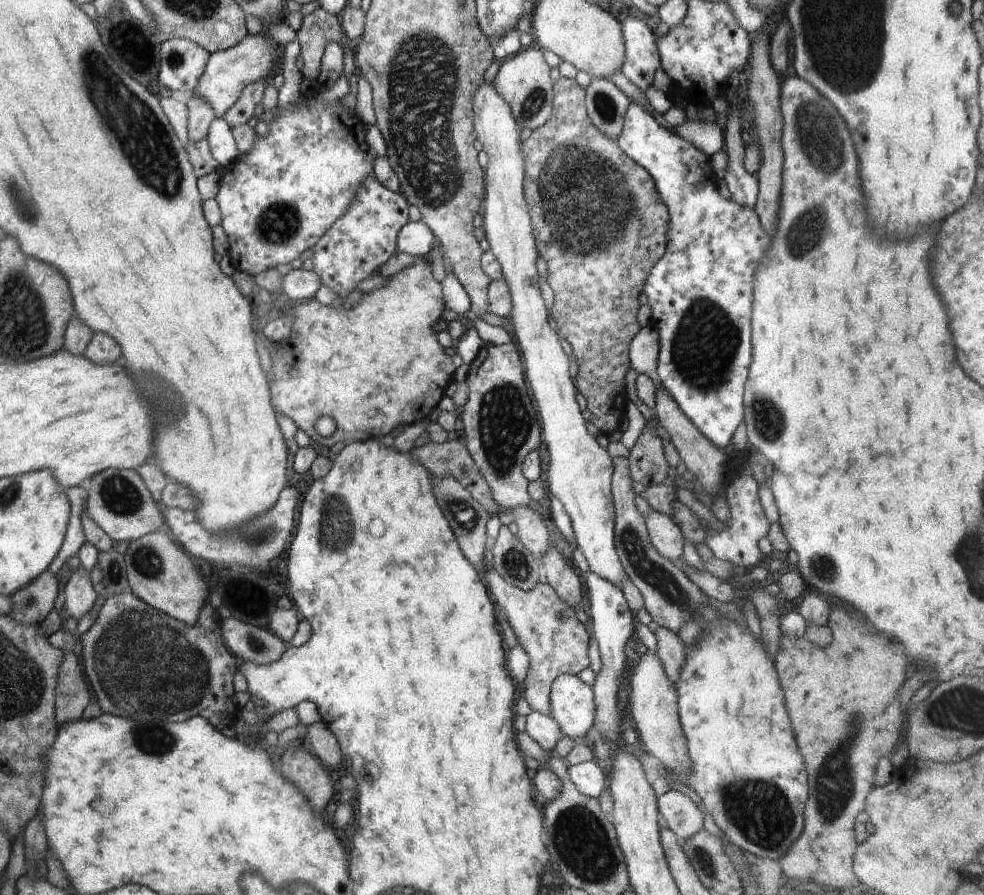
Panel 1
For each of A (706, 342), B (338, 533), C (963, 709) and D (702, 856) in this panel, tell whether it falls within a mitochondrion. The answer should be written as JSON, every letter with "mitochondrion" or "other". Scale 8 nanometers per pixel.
{"A":"mitochondrion","B":"mitochondrion","C":"mitochondrion","D":"mitochondrion"}

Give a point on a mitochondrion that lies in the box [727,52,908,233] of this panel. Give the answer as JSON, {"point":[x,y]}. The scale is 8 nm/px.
{"point":[817,129]}

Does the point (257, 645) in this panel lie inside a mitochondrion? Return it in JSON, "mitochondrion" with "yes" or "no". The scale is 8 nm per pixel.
{"mitochondrion":"yes"}

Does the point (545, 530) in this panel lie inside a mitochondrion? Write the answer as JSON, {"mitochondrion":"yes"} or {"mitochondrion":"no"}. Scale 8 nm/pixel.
{"mitochondrion":"no"}

